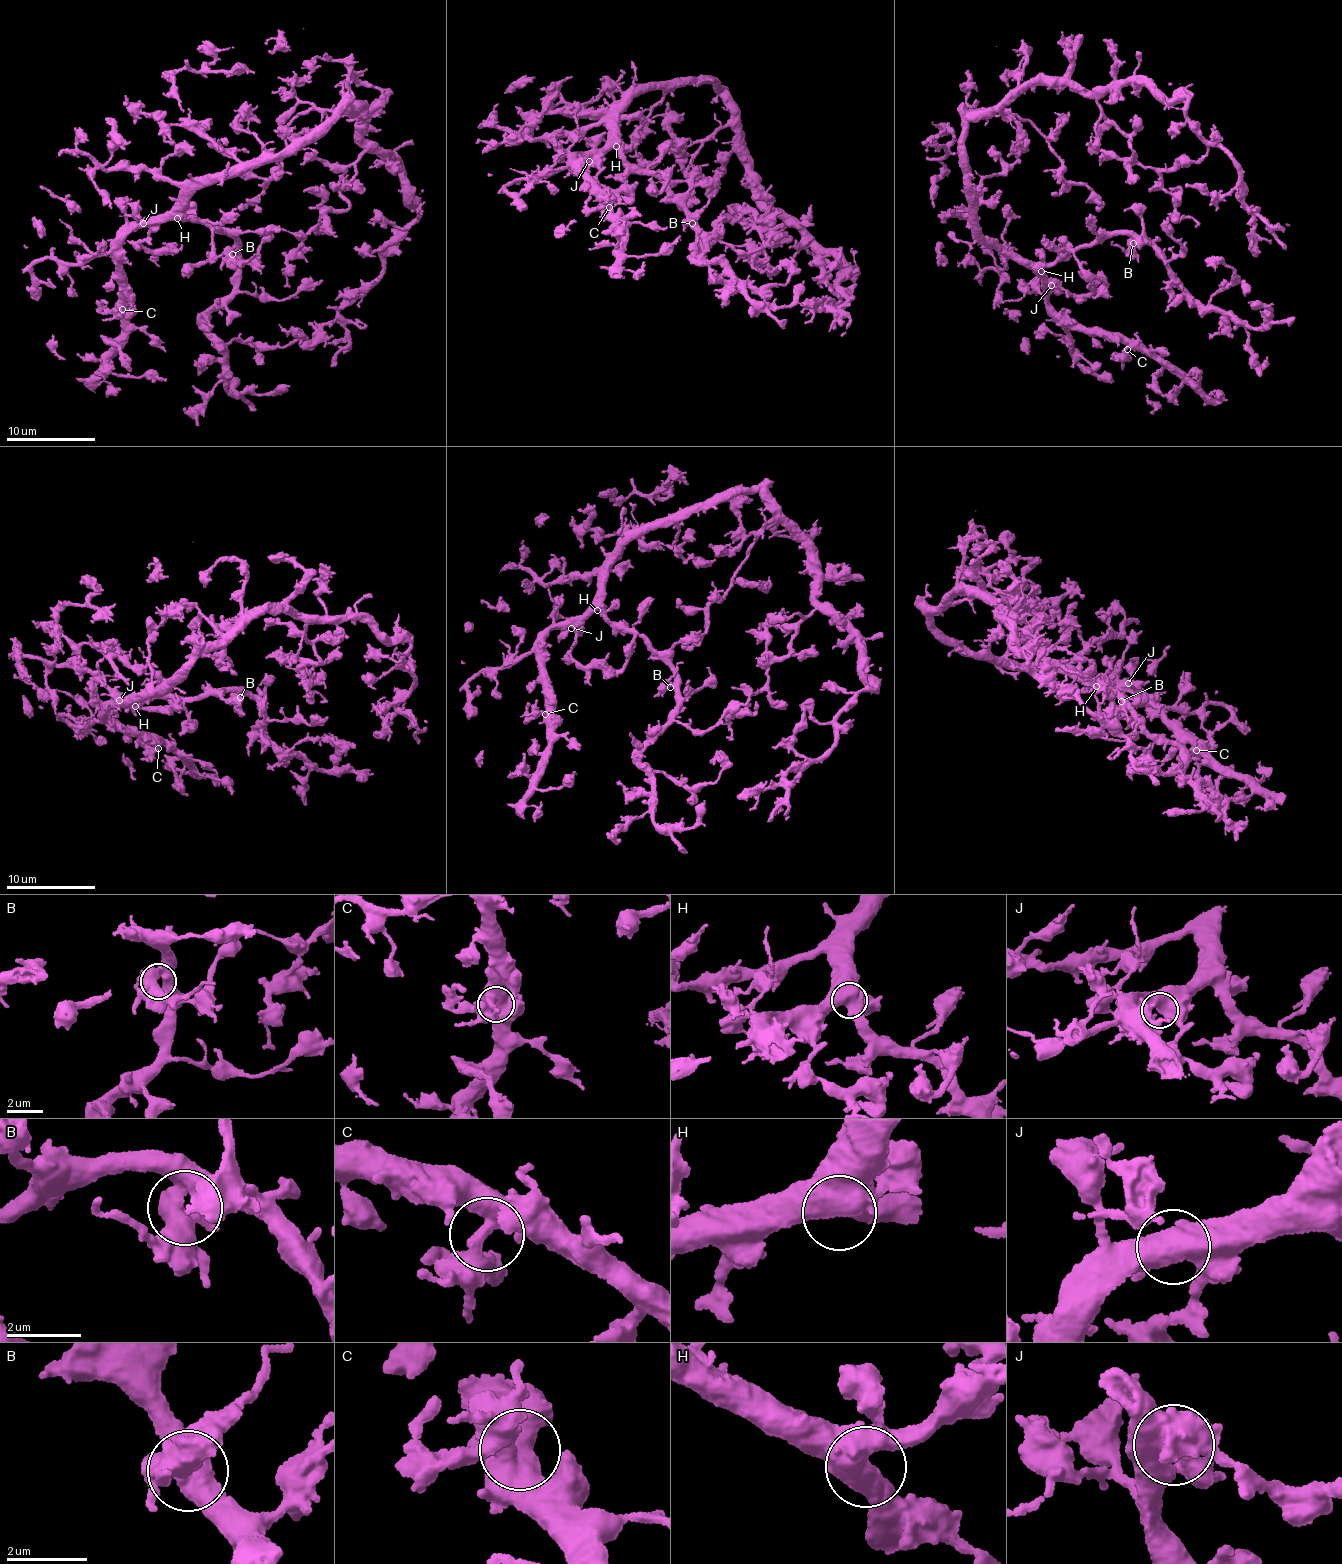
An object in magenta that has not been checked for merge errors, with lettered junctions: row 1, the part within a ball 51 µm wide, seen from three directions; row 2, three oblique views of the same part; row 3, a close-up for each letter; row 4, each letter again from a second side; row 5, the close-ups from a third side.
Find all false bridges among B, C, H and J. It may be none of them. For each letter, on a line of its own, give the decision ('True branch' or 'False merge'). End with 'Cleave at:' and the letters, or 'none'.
B: True branch
C: True branch
H: True branch
J: True branch
Cleave at: none

